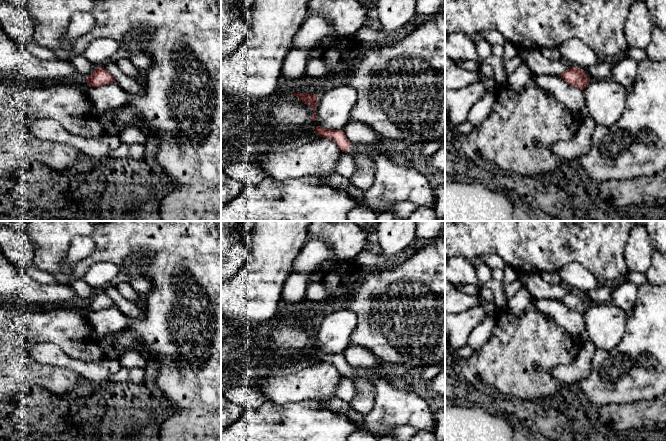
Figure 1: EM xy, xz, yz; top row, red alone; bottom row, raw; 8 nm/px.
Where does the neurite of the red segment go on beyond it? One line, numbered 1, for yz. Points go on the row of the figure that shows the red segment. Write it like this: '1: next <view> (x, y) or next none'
1: next none

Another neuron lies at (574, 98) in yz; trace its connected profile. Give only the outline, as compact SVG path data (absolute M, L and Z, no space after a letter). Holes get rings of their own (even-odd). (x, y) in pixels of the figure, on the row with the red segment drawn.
M540 75L534 81L544 92L565 104L578 119L588 116L583 90L567 84L561 76Z

